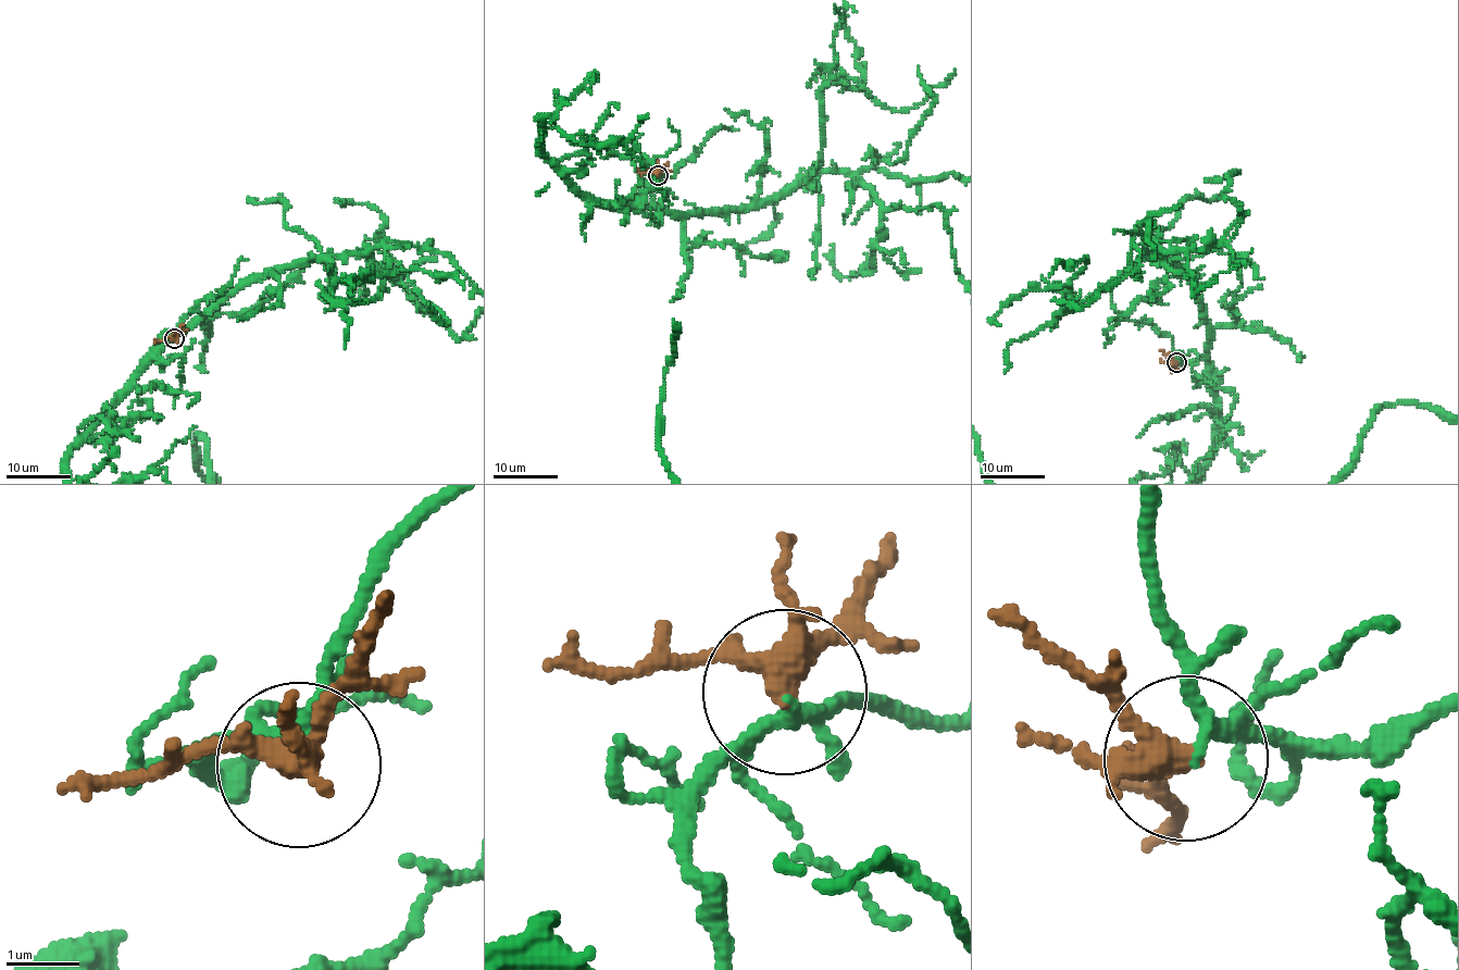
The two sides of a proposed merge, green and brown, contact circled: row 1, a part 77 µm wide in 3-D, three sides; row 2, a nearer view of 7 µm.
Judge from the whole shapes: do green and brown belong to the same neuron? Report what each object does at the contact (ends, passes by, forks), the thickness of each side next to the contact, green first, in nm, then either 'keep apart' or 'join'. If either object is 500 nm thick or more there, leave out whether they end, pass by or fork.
green passes by; brown forks there; 150 nm thick on the green side, 280 nm on the other; keep apart

